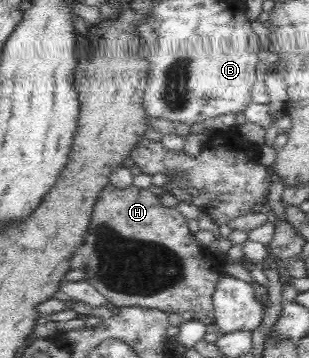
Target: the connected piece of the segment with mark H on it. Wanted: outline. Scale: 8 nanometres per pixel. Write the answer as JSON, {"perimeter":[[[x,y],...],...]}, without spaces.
{"perimeter":[[[109,184],[100,192],[83,244],[77,247],[77,254],[82,256],[84,262],[85,280],[115,307],[155,308],[171,314],[193,311],[202,324],[215,324],[212,294],[219,281],[219,274],[207,268],[201,247],[187,225],[187,219],[176,208],[163,207],[149,190],[134,185],[118,190]]]}

